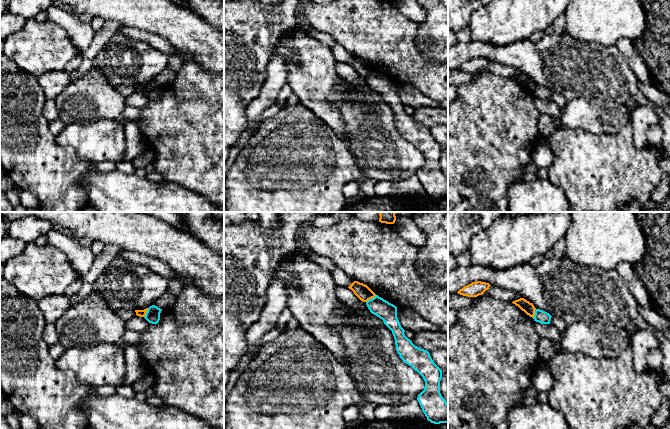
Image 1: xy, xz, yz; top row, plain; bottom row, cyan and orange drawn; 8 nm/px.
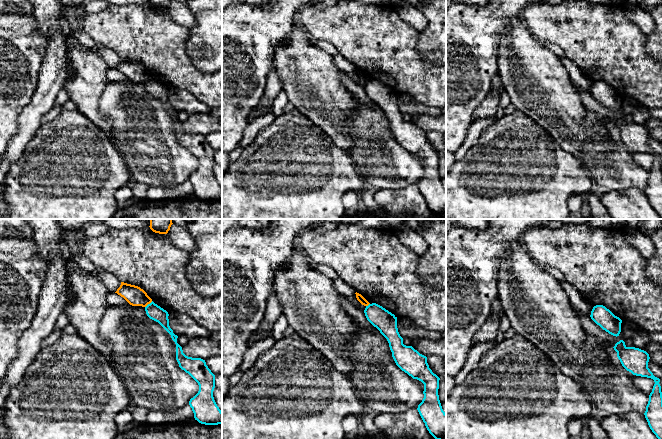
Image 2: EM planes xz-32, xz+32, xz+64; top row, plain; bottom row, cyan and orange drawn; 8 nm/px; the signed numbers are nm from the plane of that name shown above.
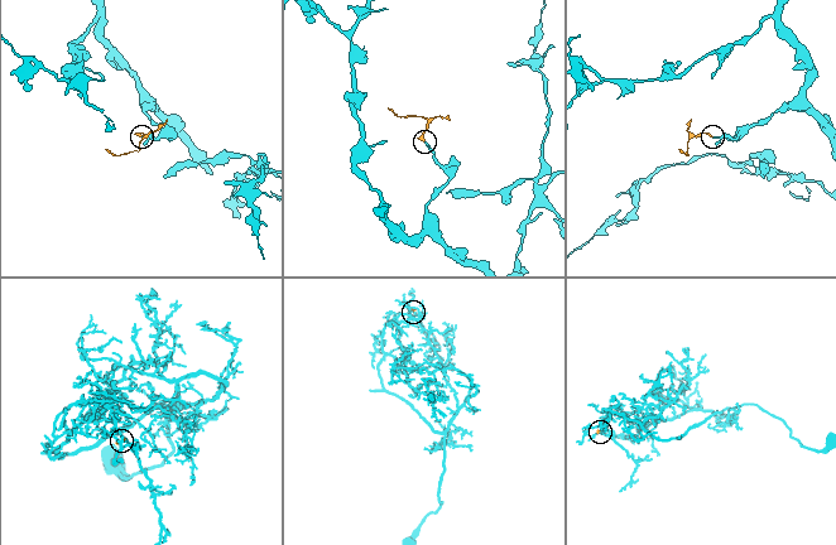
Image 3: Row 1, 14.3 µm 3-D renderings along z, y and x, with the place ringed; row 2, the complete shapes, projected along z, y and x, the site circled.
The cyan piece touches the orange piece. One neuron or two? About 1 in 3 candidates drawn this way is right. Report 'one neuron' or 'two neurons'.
two neurons

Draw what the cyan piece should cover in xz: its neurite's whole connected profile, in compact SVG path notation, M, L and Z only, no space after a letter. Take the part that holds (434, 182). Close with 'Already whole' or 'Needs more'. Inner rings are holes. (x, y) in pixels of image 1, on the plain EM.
M376 71L366 81L370 88L384 97L392 107L396 127L404 139L417 147L425 157L424 166L417 176L427 196L434 200L448 199L448 179L440 169L442 146L434 139L430 129L415 122L408 115L397 94L397 83Z. Already whole

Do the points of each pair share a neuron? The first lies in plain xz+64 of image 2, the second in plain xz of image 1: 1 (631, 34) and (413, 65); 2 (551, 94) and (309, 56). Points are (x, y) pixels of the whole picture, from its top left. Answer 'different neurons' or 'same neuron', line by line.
1: same neuron
2: same neuron

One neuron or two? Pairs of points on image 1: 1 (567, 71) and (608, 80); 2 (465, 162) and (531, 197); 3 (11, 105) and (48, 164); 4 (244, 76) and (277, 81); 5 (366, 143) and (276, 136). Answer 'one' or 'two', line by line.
1: one
2: two
3: one
4: two
5: two

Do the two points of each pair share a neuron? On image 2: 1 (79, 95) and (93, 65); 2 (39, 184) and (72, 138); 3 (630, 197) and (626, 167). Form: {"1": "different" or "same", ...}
{"1": "same", "2": "same", "3": "different"}

